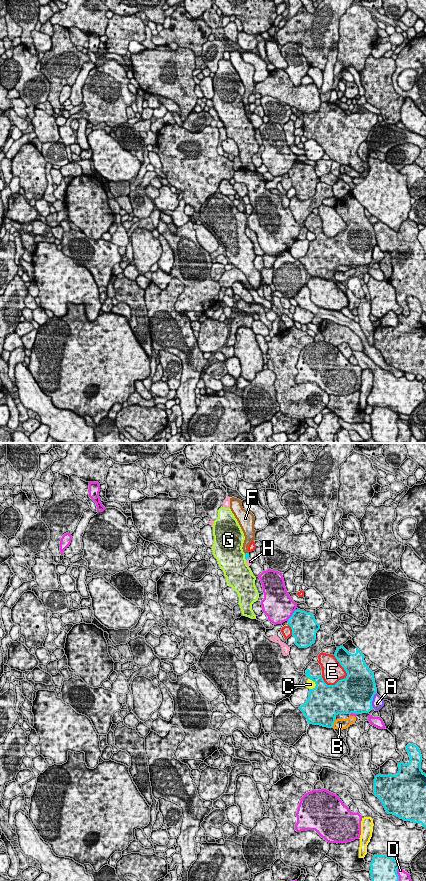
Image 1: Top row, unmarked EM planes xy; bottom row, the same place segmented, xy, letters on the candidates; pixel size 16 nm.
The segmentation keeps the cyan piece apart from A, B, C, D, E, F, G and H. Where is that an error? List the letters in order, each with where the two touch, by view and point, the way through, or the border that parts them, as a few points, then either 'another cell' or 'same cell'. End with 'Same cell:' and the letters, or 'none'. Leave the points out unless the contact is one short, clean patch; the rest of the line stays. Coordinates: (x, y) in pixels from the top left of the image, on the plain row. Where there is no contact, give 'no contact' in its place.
A: xy (372, 252) | another cell
B: xy (333, 275) | another cell
C: xy (315, 235) | another cell
D: xy (292, 167) | another cell
E: xy (347, 227) | another cell
F: xy (246, 105) | another cell
G: xy (245, 109) | another cell
H: xy (247, 111) | same cell
Same cell: H

